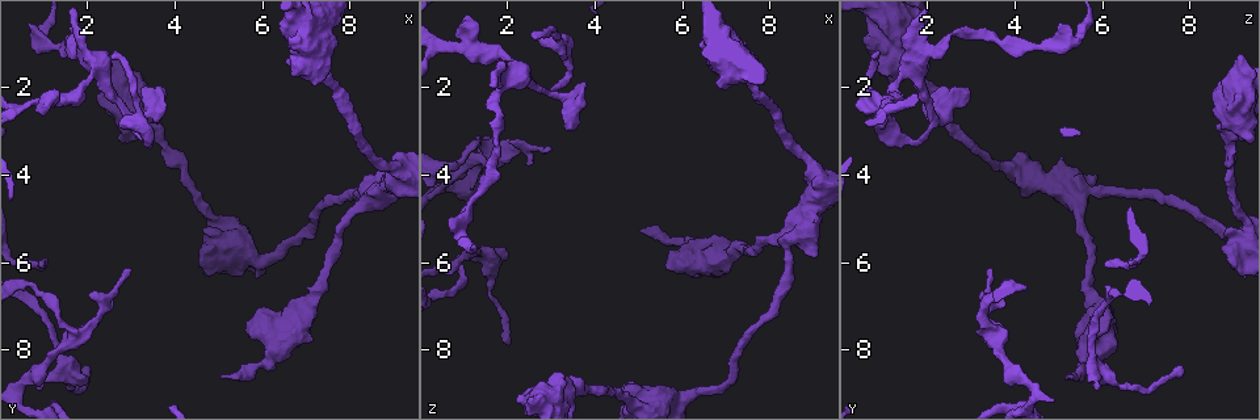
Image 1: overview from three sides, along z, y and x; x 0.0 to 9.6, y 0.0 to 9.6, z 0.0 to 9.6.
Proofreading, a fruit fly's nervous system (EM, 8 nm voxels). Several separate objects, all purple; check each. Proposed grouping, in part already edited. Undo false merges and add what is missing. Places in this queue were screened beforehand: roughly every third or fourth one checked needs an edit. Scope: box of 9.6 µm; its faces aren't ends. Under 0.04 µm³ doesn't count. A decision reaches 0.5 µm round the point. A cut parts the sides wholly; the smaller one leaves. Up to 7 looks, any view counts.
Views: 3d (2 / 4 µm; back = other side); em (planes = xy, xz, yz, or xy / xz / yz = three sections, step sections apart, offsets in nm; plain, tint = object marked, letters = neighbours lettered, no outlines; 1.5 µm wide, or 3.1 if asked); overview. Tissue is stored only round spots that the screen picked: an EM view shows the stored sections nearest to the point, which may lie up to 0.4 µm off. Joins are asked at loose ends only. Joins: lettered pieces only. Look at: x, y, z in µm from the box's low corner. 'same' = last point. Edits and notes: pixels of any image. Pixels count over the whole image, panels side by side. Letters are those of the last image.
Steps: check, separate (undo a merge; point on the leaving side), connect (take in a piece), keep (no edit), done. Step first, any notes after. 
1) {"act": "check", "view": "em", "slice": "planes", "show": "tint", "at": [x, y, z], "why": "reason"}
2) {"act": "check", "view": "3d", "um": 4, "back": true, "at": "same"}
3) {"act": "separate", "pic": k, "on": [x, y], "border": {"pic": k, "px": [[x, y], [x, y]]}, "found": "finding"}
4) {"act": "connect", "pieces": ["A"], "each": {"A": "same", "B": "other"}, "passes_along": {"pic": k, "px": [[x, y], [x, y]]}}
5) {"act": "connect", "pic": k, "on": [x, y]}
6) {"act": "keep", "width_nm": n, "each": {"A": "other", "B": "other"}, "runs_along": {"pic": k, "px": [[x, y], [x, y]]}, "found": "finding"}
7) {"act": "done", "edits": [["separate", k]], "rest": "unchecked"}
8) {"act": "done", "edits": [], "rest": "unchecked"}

{"act": "check", "view": "em", "slice": "xy", "step": 4, "show": "tint", "at": [2.65, 1.20, 0.90], "why": "tapers out"}

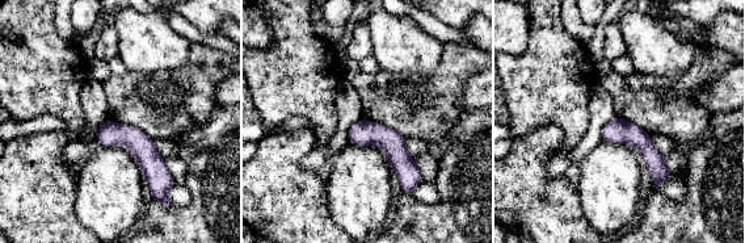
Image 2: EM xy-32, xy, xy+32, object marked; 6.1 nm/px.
{"act": "check", "view": "em", "slice": "xz", "step": 8, "show": "letters", "at": "same"}

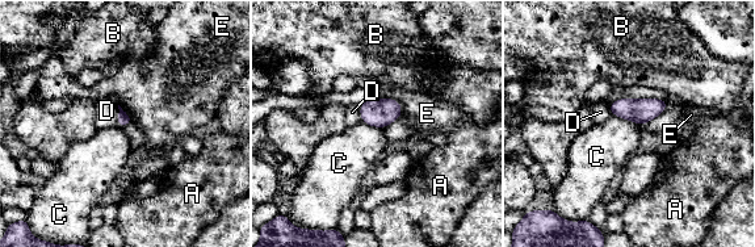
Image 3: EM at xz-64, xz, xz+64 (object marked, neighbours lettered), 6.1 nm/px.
{"act": "keep", "each": {"A": "other", "B": "other", "C": "other", "D": "other", "E": "other"}, "border": {"pic": 3, "px": [[612, 113], [641, 125]]}, "found": "none of them fits"}

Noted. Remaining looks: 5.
{"act": "check", "view": "3d", "um": 2, "at": [1.15, 2.25, 1.15], "why": "a fork"}

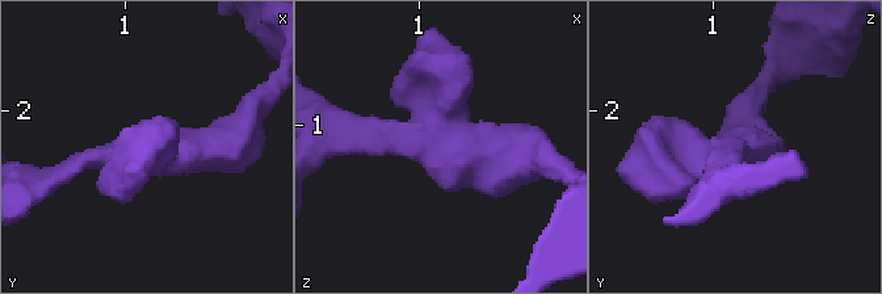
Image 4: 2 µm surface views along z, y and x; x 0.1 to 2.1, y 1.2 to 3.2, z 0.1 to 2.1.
{"act": "check", "view": "em", "slice": "planes", "show": "tint", "at": [1.14, 2.30, 1.08]}

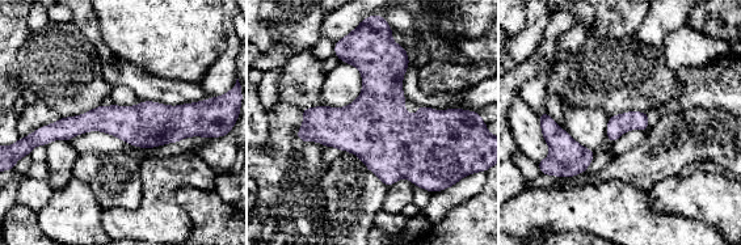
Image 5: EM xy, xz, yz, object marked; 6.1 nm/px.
{"act": "check", "view": "em", "slice": "planes", "show": "letters", "at": "same"}

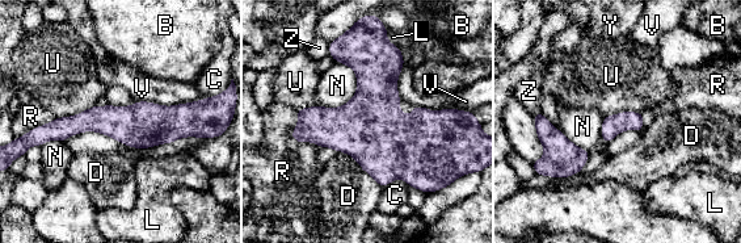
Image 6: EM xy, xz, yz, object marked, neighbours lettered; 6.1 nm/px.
{"act": "keep", "width_nm": 280, "each": {"B": "other", "C": "other", "D": "other", "L": "other", "N": "other", "R": "other", "U": "other", "V": "other", "Y": "other", "Z": "other"}, "found": "all the same neuron"}

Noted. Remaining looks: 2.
{"act": "check", "view": "3d", "um": 2, "at": [5.10, 8.55, 5.30], "why": "branch stops here"}

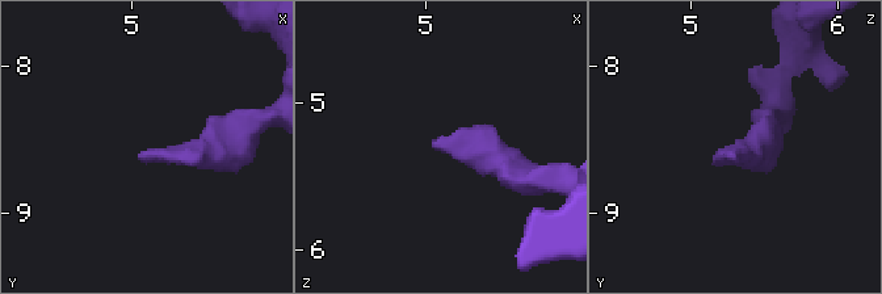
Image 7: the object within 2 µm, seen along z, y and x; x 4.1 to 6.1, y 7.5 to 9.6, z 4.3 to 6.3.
{"act": "check", "view": "em", "slice": "planes", "show": "letters", "at": [5.06, 8.60, 5.24]}

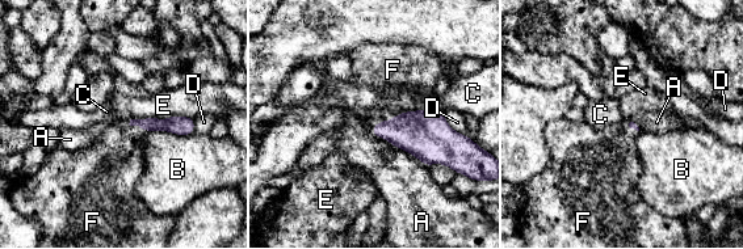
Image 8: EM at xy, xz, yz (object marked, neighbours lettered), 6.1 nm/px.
{"act": "connect", "pic": 8, "on": [393, 77], "each": {"A": "other", "B": "other", "C": "other", "D": "other", "E": "other", "F": "same"}, "passes_along": {"pic": 8, "px": [[425, 135], [393, 118], [393, 77]]}, "found": "it goes on there"}

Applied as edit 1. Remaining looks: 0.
{"act": "done", "edits": [["connect", 8]], "rest": "unchecked"}

